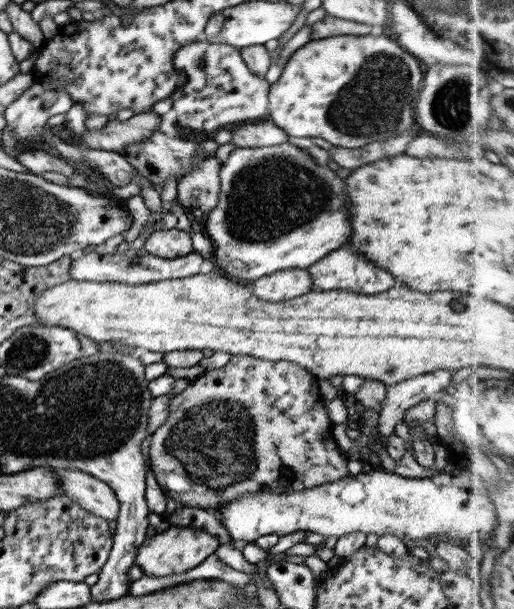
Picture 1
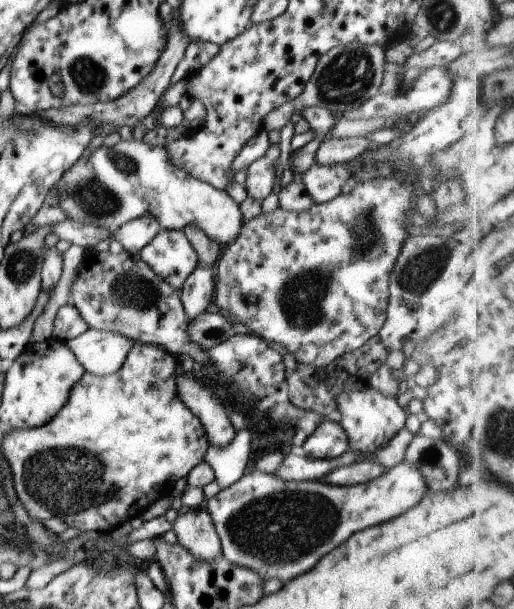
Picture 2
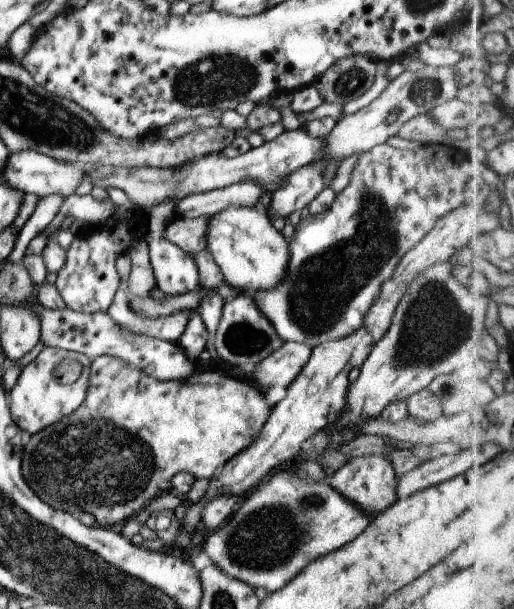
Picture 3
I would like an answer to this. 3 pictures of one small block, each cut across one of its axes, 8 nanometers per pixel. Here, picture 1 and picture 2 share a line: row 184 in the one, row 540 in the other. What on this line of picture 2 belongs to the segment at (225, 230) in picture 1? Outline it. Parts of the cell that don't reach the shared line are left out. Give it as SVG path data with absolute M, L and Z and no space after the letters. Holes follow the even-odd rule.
M401 462L387 469L367 484L337 486L325 481L284 481L277 475L248 470L231 486L220 490L214 498L205 499L203 508L213 521L223 556L232 564L252 570L264 581L277 578L285 583L293 576L307 572L331 548L341 544L355 530L385 522L415 506L427 492L424 478L412 465Z

